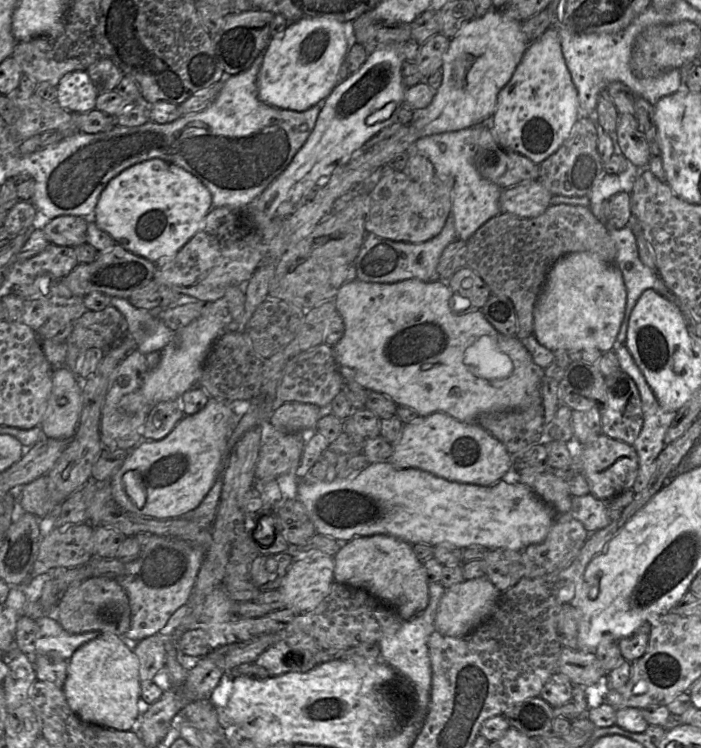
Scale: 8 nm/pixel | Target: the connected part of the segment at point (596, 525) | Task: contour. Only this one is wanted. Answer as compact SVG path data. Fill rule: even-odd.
M592 494L573 496L571 503L571 516L580 521L589 533L606 528L613 521L606 502Z

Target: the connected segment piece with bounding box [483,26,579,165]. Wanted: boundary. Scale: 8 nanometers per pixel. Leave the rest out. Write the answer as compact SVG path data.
M550 26L537 40L531 42L508 83L500 90L491 120L483 121L505 149L519 153L537 165L555 153L568 139L579 118L578 94L565 63L558 31Z

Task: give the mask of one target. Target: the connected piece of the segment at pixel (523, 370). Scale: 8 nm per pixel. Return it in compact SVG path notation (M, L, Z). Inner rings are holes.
M356 279L345 282L334 298L345 331L332 347L343 379L382 393L398 406L413 409L420 417L445 413L461 422L476 422L478 415L485 412L530 407L541 391L544 369L534 363L519 338L504 336L495 330L481 309L455 312L452 296L448 284L441 280L377 283Z

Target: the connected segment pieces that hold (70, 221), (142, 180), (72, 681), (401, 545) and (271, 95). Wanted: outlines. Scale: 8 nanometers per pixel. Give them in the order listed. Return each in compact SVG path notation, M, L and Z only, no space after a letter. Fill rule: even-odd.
M63 215L46 220L42 229L50 244L76 247L86 242L87 223L84 217Z
M159 158L134 164L112 178L101 192L91 219L126 250L156 263L165 263L200 230L213 208L209 189L191 172Z
M102 634L81 646L69 659L63 687L70 709L84 722L118 731L134 731L142 713L139 660L133 648L138 642Z
M389 535L362 536L347 542L334 556L334 580L369 592L382 604L395 610L403 620L409 620L423 611L429 601L427 576L411 543Z
M303 17L289 23L286 29L271 38L257 80L258 97L261 101L292 111L305 111L319 102L324 102L339 83L339 71L350 47L356 43L352 22L342 22L325 17Z

